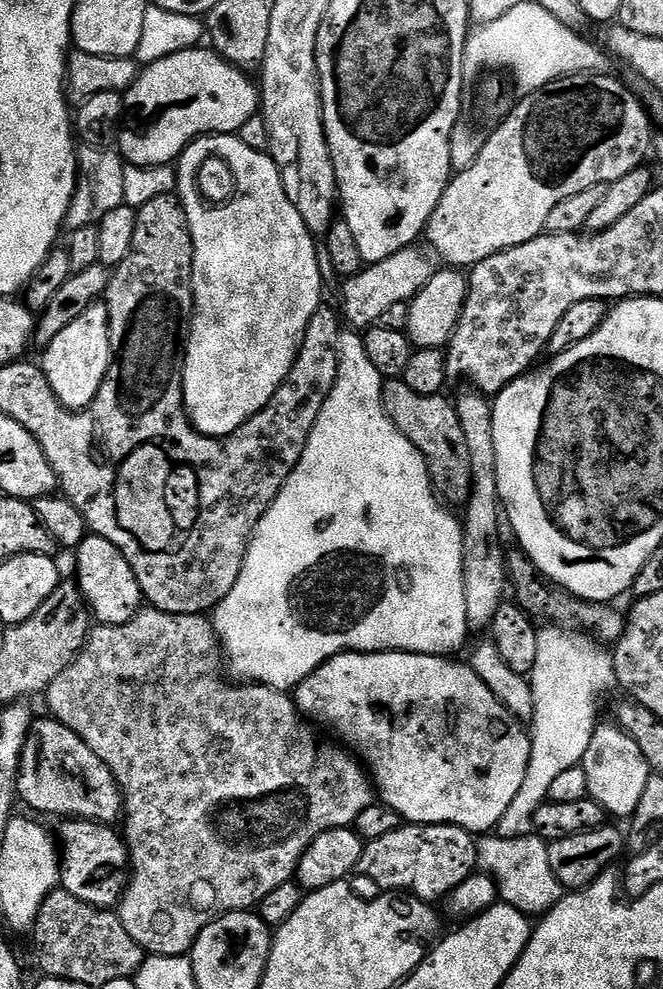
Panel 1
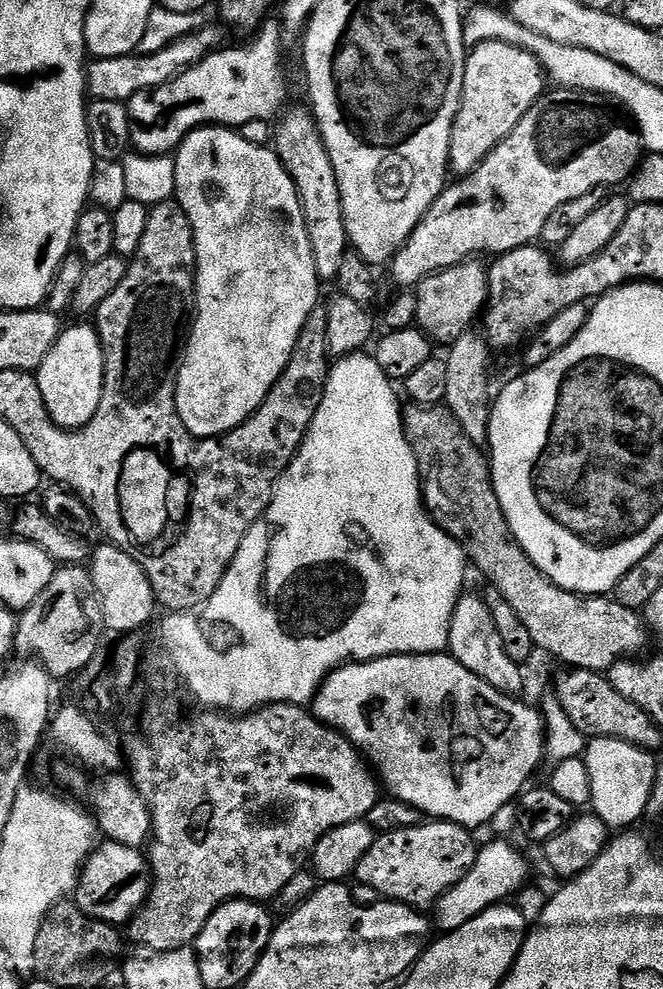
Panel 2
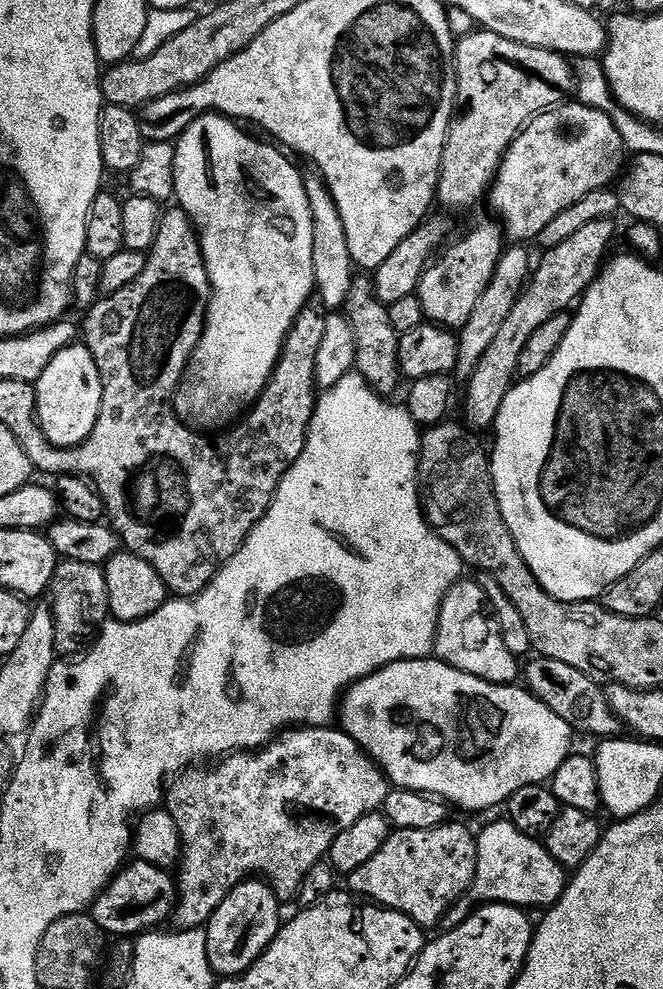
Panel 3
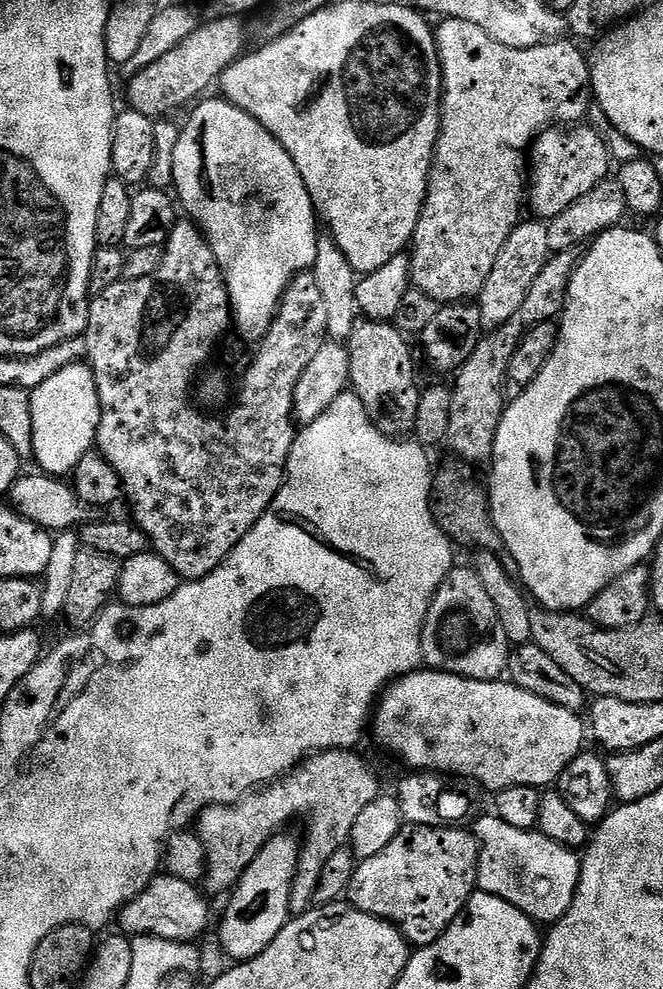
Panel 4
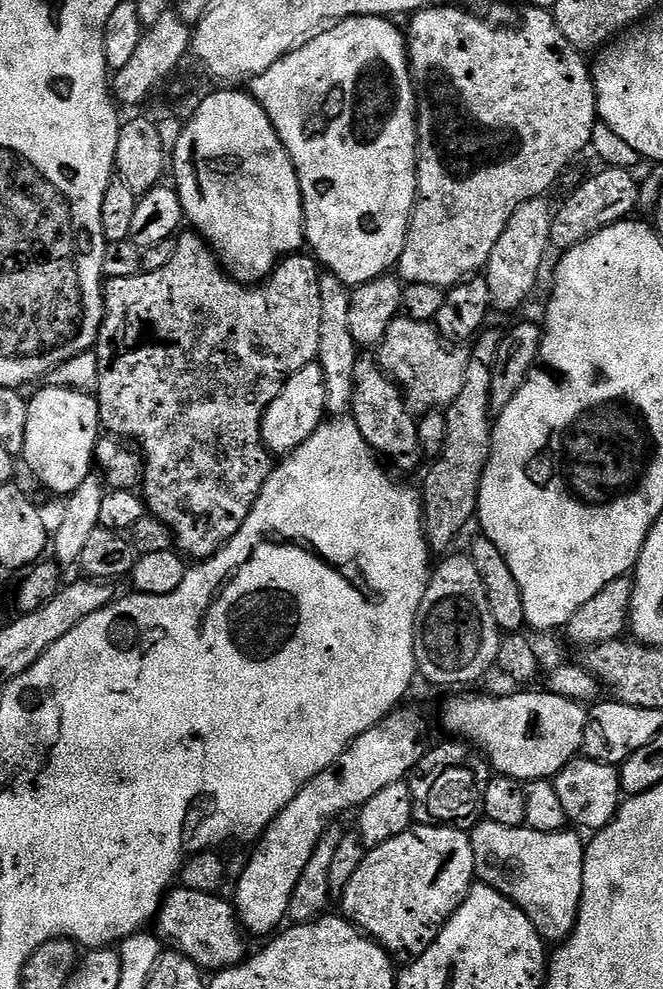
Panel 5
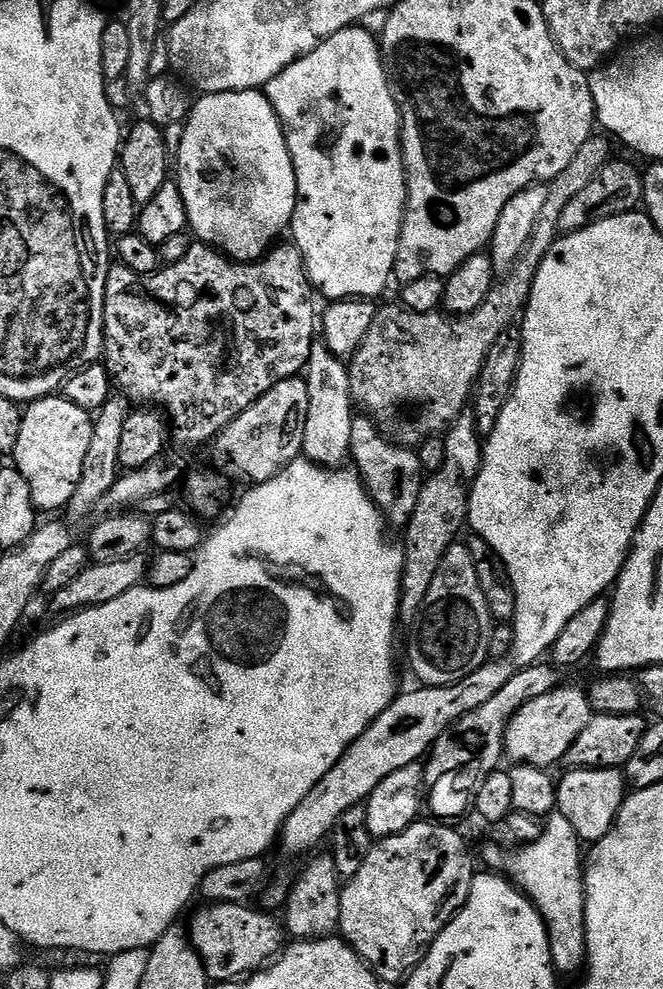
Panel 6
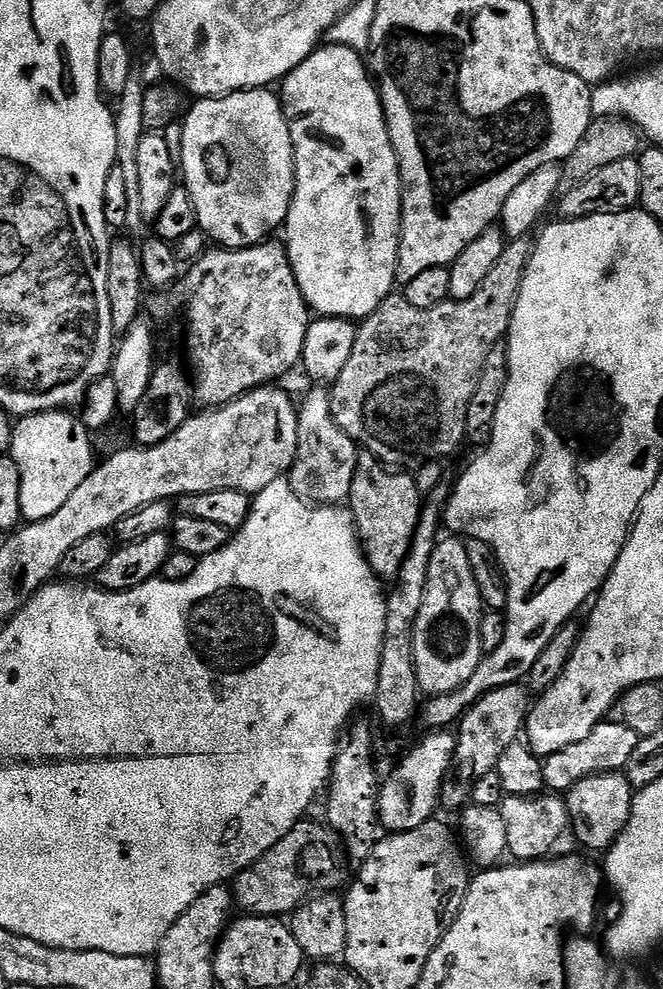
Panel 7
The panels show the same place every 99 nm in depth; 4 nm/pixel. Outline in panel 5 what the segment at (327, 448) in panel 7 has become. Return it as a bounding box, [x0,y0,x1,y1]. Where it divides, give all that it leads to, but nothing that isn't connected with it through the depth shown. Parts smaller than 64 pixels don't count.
[318,274,358,414]

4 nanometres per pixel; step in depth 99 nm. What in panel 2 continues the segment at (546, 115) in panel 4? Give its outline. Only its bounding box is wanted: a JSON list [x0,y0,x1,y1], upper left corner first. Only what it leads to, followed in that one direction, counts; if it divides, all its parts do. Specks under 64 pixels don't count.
[414,40,546,346]

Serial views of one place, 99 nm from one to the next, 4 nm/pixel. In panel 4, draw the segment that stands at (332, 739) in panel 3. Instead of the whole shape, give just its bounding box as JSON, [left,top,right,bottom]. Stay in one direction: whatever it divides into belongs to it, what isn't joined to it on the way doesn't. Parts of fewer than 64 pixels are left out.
[194,750,382,914]

